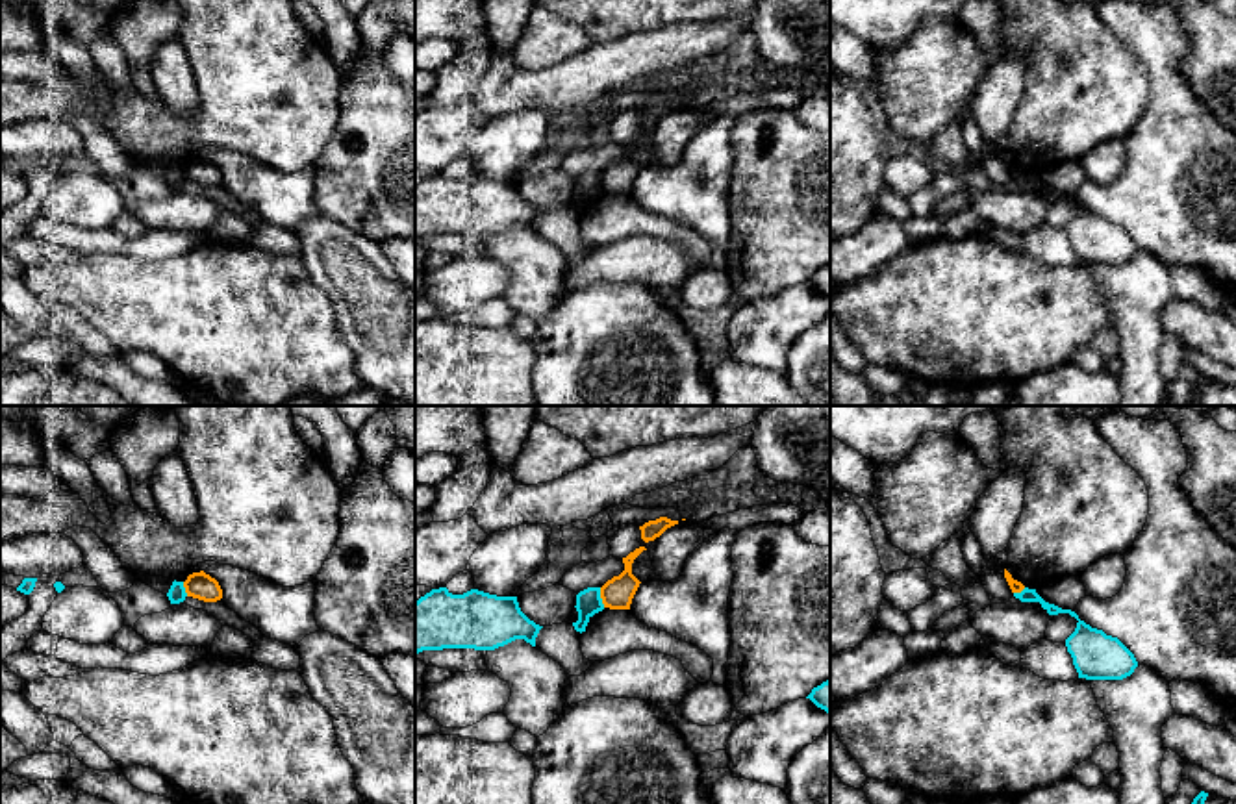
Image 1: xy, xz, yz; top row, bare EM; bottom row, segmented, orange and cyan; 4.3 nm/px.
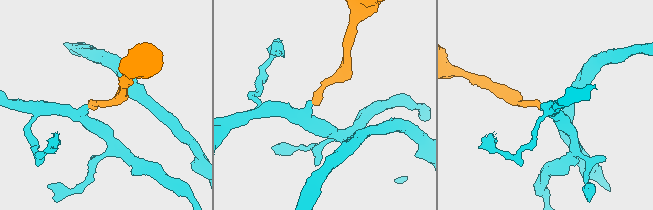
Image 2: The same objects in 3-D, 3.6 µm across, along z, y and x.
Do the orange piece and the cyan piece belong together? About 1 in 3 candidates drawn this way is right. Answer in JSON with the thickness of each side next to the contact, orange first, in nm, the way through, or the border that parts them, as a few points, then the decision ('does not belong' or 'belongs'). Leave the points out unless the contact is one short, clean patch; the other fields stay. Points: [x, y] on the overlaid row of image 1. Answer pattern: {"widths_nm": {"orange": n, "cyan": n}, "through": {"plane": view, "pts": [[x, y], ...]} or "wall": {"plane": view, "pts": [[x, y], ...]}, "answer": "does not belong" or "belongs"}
{"widths_nm": {"orange": 140, "cyan": 110}, "wall": {"plane": "xz", "pts": [[599, 588], [605, 606]]}, "answer": "does not belong"}

